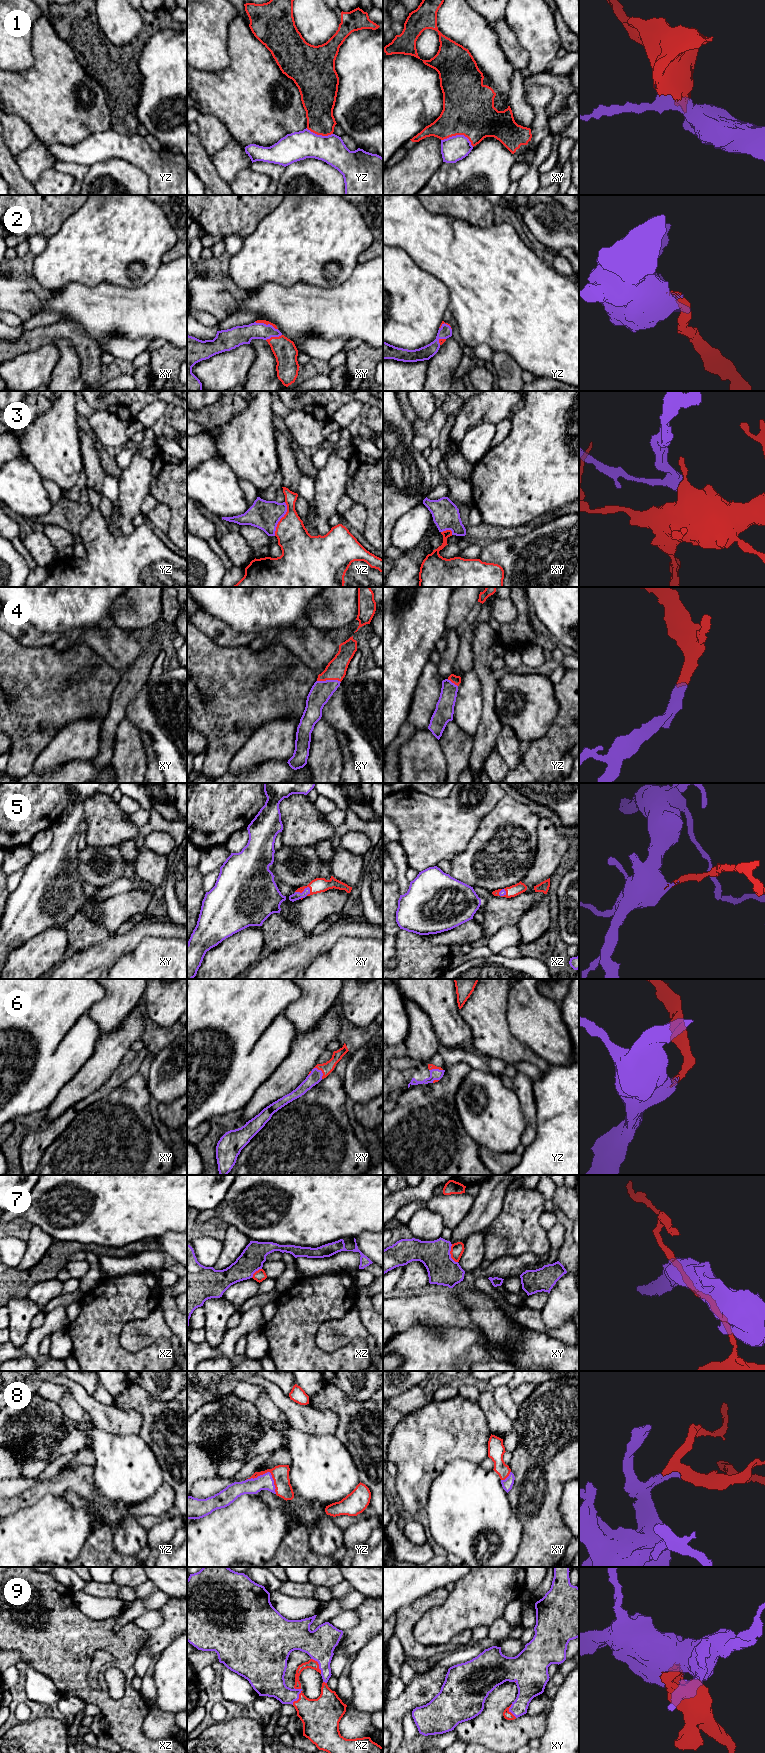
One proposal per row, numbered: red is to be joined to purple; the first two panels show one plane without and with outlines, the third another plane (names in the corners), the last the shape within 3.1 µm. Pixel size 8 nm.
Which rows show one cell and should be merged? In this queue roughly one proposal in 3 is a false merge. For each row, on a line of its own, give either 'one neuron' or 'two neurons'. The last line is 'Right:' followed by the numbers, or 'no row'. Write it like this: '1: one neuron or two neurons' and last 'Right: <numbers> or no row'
1: two neurons
2: one neuron
3: two neurons
4: one neuron
5: one neuron
6: one neuron
7: two neurons
8: one neuron
9: one neuron
Right: 2, 4, 5, 6, 8, 9

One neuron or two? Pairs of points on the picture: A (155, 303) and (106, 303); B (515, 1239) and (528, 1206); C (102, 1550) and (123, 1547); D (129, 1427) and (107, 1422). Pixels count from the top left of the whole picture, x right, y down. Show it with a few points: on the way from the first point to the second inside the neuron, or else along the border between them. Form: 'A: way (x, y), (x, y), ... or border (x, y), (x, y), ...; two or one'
A: way (143, 303), (118, 303); one
B: way (515, 1231), (520, 1214); one
C: border (112, 1531), (114, 1548), (121, 1554), (136, 1555); two
D: way (124, 1422), (112, 1422); one

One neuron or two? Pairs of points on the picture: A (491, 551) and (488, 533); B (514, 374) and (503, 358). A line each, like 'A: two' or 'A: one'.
A: two
B: one

